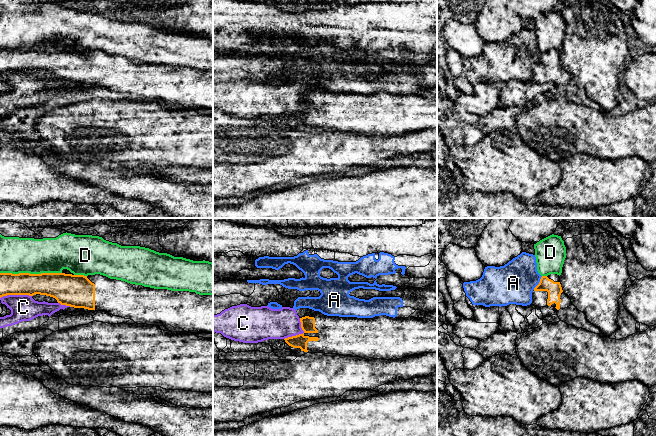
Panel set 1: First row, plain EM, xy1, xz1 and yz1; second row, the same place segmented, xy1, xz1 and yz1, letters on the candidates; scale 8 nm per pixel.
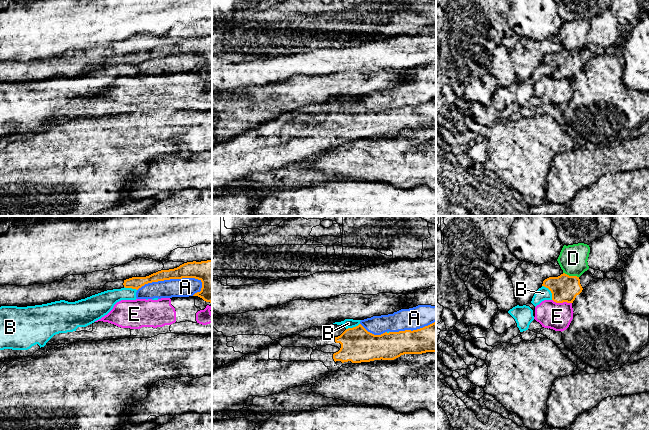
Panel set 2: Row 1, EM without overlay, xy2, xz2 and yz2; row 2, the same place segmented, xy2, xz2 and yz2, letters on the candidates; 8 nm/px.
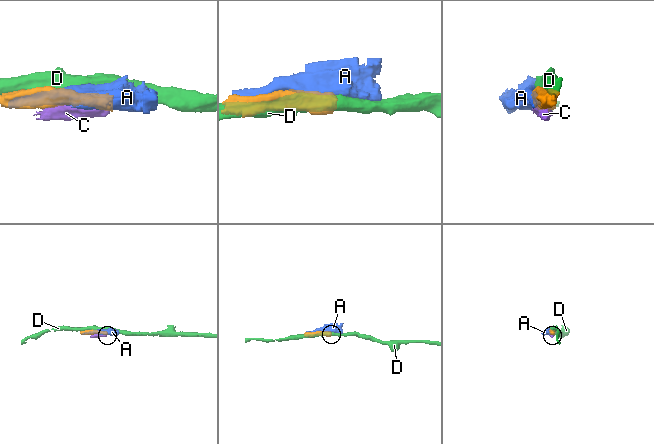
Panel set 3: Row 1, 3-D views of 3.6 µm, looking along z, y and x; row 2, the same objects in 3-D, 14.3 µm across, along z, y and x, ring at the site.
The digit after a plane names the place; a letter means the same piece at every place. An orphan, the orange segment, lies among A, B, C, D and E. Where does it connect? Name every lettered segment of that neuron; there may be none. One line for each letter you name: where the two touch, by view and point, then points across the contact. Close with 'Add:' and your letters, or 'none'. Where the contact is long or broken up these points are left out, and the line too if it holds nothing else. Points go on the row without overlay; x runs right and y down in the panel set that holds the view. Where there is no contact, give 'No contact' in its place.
Add: none

